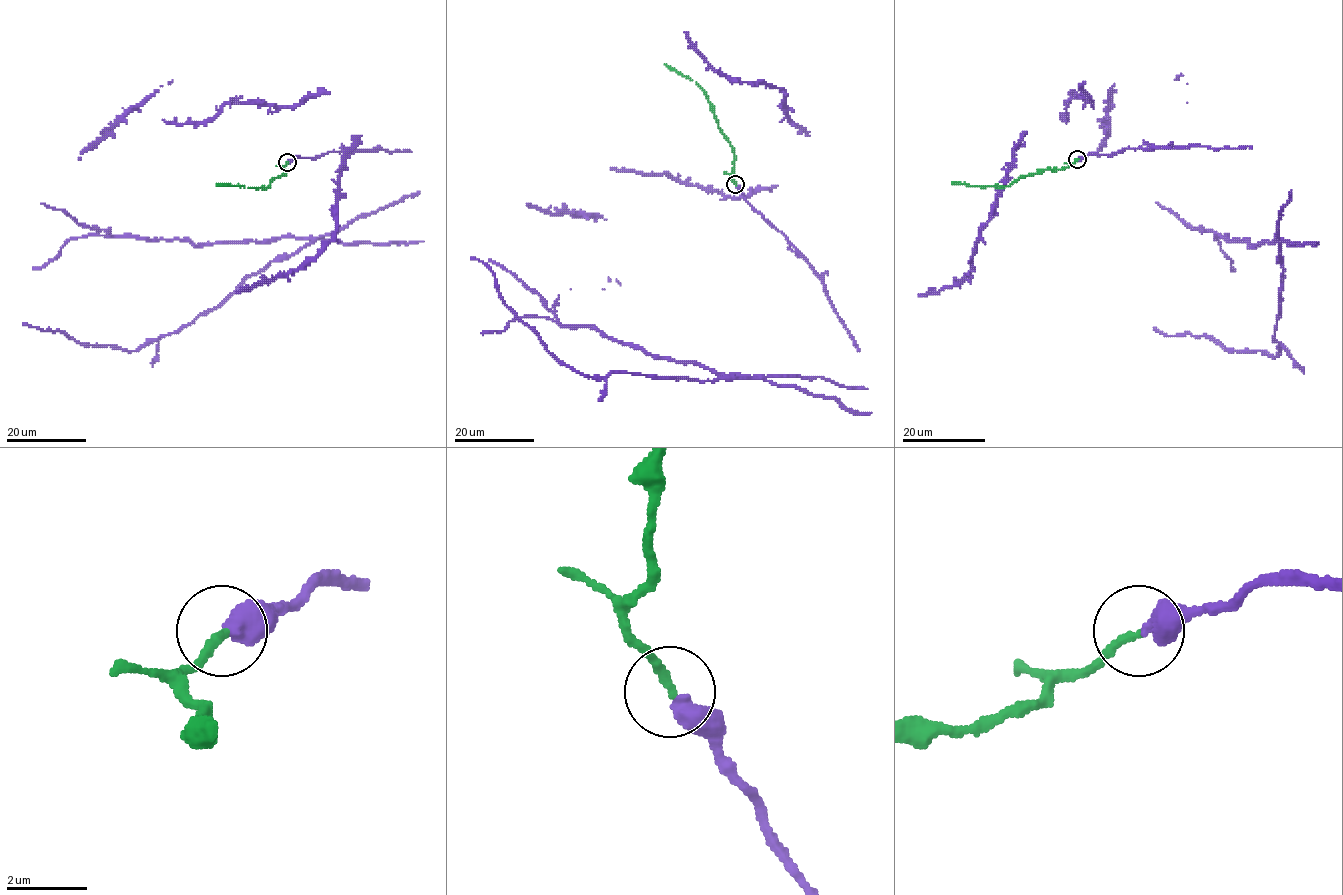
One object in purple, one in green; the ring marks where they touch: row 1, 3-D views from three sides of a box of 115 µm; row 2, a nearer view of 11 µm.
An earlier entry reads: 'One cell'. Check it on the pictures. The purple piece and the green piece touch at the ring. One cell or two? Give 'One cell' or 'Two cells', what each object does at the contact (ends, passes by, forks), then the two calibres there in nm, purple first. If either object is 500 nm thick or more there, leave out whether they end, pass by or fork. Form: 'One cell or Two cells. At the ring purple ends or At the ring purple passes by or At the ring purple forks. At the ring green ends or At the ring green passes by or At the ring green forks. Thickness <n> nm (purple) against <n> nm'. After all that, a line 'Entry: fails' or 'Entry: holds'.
One cell. Thickness 550 nm (purple) against 200 nm
Entry: holds

